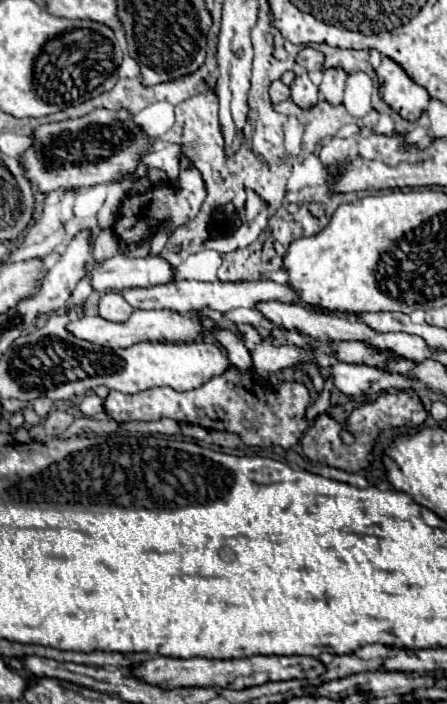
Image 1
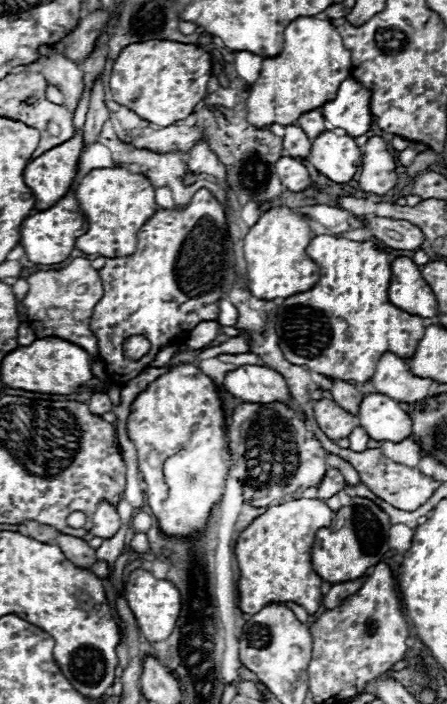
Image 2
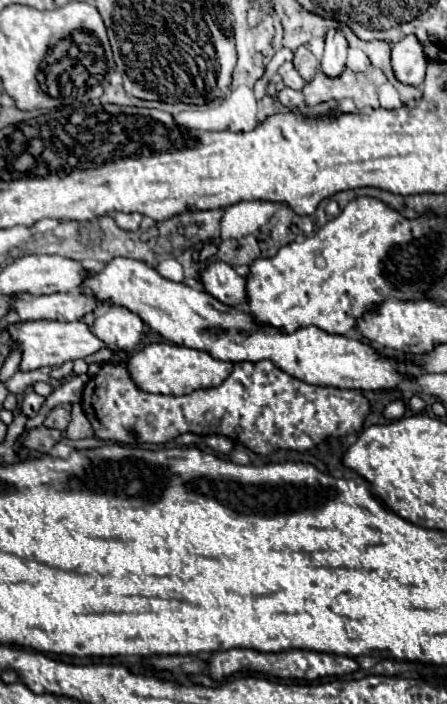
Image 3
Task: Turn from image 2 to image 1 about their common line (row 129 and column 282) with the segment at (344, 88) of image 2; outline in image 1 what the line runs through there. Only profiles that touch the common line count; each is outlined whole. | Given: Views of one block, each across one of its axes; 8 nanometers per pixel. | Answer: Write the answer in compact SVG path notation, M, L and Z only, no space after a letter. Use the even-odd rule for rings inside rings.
M268 334L262 338L260 344L256 344L252 350L252 362L254 362L254 372L260 382L269 384L269 377L272 372L284 370L284 368L300 368L308 374L312 380L314 388L320 392L324 378L318 372L316 364L316 352L312 348L300 348L294 344L276 344L274 334Z

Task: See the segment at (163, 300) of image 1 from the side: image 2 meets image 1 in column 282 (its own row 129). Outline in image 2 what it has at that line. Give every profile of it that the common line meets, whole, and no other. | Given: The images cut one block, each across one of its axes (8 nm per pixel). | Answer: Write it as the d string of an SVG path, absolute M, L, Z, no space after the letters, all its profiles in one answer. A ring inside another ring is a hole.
M286 126L282 144L284 144L284 156L292 156L292 158L308 158L312 150L312 140L298 126Z

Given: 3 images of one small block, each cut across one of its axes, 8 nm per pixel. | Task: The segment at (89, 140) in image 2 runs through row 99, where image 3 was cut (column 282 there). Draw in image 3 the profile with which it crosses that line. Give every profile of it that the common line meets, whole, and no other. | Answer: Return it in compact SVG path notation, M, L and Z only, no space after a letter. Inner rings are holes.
M284 88L282 92L278 92L278 100L280 100L286 108L290 108L290 110L296 110L296 108L300 108L300 106L304 104L302 92L296 92L296 90L292 90L292 88Z

